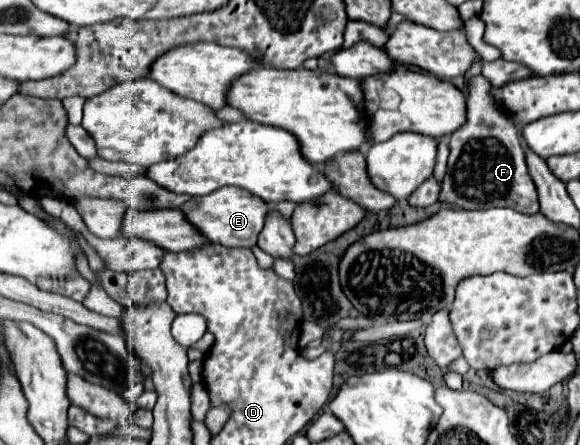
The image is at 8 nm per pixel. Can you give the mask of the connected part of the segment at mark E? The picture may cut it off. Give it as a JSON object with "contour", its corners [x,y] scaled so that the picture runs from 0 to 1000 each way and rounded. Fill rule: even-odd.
{"contour":[[[378,422],[357,440],[333,440],[309,467],[319,490],[336,508],[336,517],[360,535],[371,548],[395,553],[395,557],[433,557],[443,548],[443,530],[457,503],[457,485],[467,472],[464,458],[457,458],[447,445],[436,445],[426,427],[416,422]]]}

